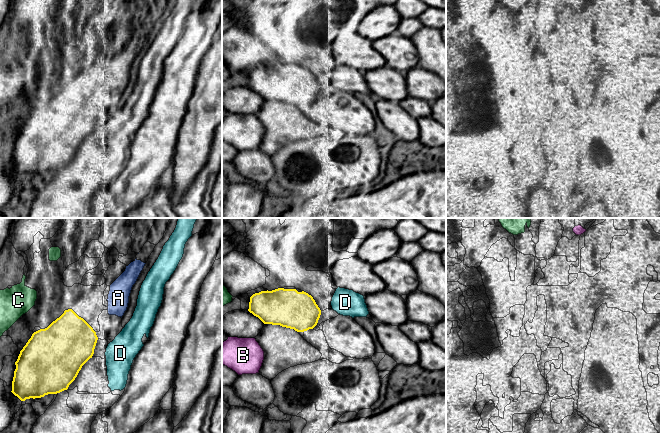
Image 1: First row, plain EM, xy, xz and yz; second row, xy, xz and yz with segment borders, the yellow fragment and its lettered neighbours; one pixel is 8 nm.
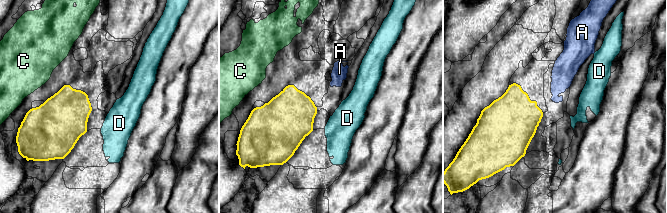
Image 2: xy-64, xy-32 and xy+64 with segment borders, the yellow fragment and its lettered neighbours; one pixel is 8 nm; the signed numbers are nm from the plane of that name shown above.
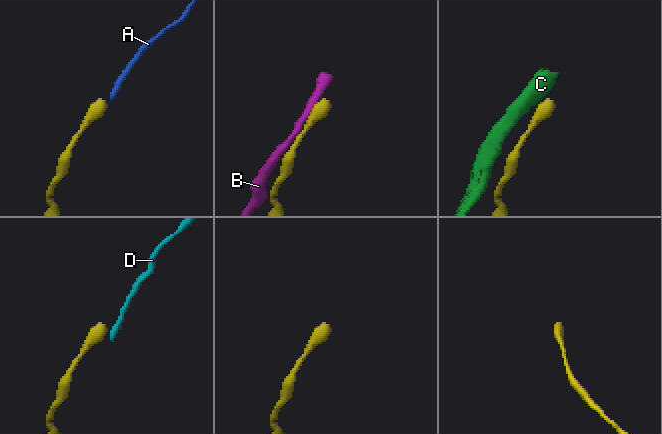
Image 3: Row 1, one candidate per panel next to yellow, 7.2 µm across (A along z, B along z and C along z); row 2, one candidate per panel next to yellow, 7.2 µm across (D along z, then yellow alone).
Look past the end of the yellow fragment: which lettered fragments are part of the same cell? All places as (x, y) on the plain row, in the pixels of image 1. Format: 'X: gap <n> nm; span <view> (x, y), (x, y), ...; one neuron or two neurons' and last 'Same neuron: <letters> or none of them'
A: gap 180 nm; span xy (92, 104), (108, 89); one neuron
B: gap 140 nm; span xz (264, 99), (254, 114); two neurons
C: gap 140 nm; span xz (249, 78), (232, 72); two neurons
D: gap 90 nm; span xy (95, 121), (106, 124); two neurons
Same neuron: A

